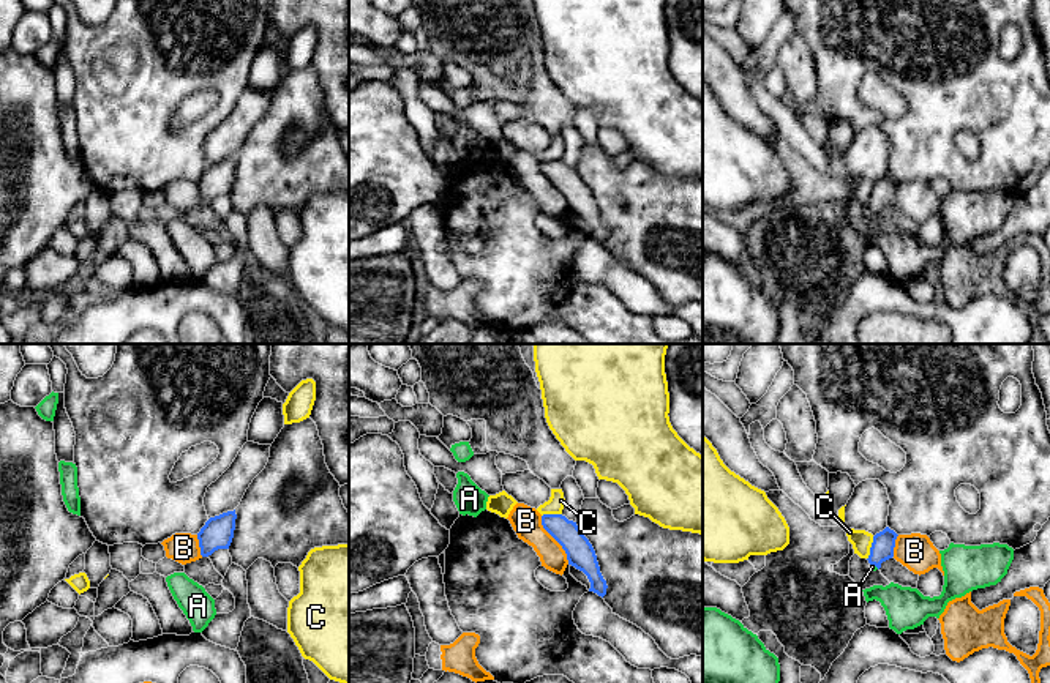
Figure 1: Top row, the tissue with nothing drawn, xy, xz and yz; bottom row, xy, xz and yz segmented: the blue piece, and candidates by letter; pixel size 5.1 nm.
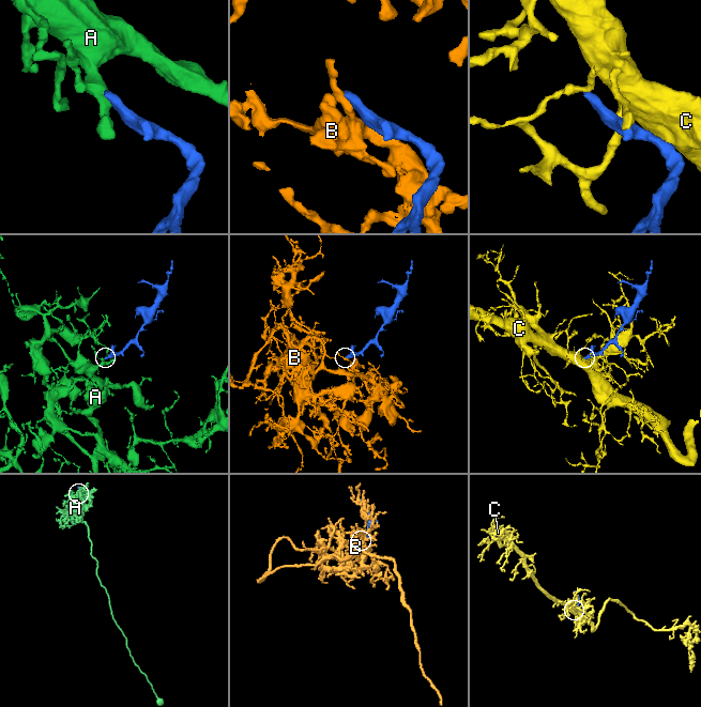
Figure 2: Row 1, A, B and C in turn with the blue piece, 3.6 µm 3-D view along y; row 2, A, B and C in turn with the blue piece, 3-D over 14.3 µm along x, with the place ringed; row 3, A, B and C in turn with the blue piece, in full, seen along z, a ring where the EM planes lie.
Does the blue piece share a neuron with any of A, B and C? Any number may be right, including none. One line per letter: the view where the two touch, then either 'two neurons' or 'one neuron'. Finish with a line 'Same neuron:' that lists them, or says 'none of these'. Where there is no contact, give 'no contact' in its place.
A: contact in yz; one neuron
B: contact in xz; two neurons
C: contact in yz; two neurons
Same neuron: A

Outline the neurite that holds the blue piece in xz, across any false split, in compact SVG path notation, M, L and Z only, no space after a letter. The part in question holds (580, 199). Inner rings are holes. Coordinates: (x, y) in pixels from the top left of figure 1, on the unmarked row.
M543 161L542 172L562 192L567 200L568 211L587 222L591 229L589 238L603 244L608 235L606 227L600 219L592 191L581 180L576 169L568 167L562 161Z

